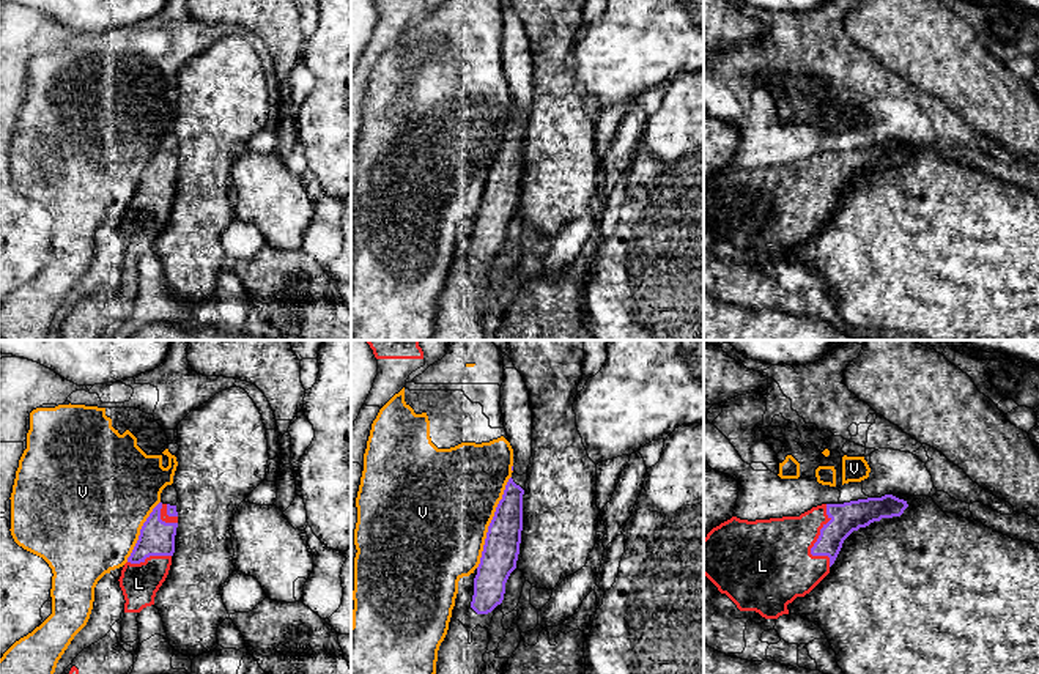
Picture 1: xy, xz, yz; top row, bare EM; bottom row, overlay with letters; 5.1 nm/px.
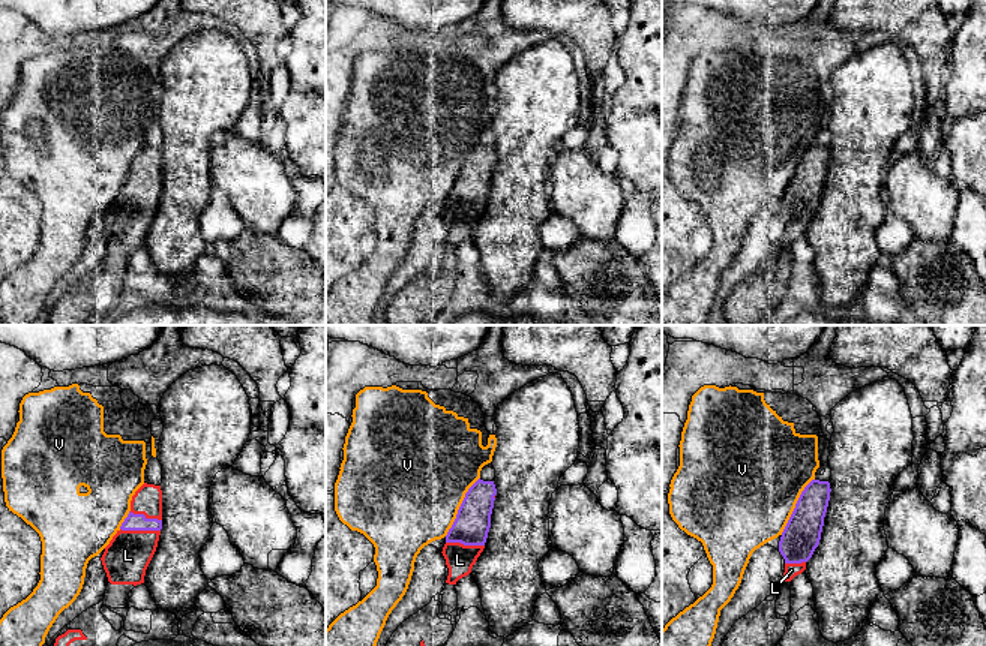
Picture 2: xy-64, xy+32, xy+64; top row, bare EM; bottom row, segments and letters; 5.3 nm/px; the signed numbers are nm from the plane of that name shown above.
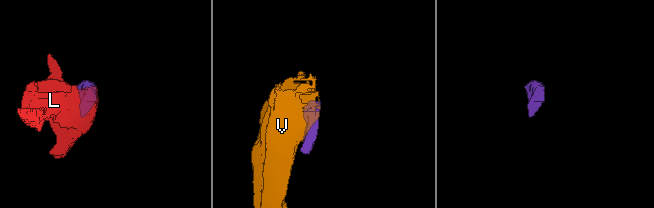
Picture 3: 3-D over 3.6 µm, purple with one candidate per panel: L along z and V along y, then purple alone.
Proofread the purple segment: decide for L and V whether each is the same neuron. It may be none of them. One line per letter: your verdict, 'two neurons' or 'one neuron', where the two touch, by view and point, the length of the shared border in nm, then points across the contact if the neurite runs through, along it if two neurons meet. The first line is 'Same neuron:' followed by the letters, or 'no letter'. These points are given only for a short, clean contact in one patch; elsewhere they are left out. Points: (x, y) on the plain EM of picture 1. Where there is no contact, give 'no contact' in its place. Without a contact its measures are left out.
Same neuron: L
L: one neuron; meets purple in yz at (816, 189); contact 320 nm long
V: two neurons; meets purple in xz at (491, 169); contact 500 nm long

